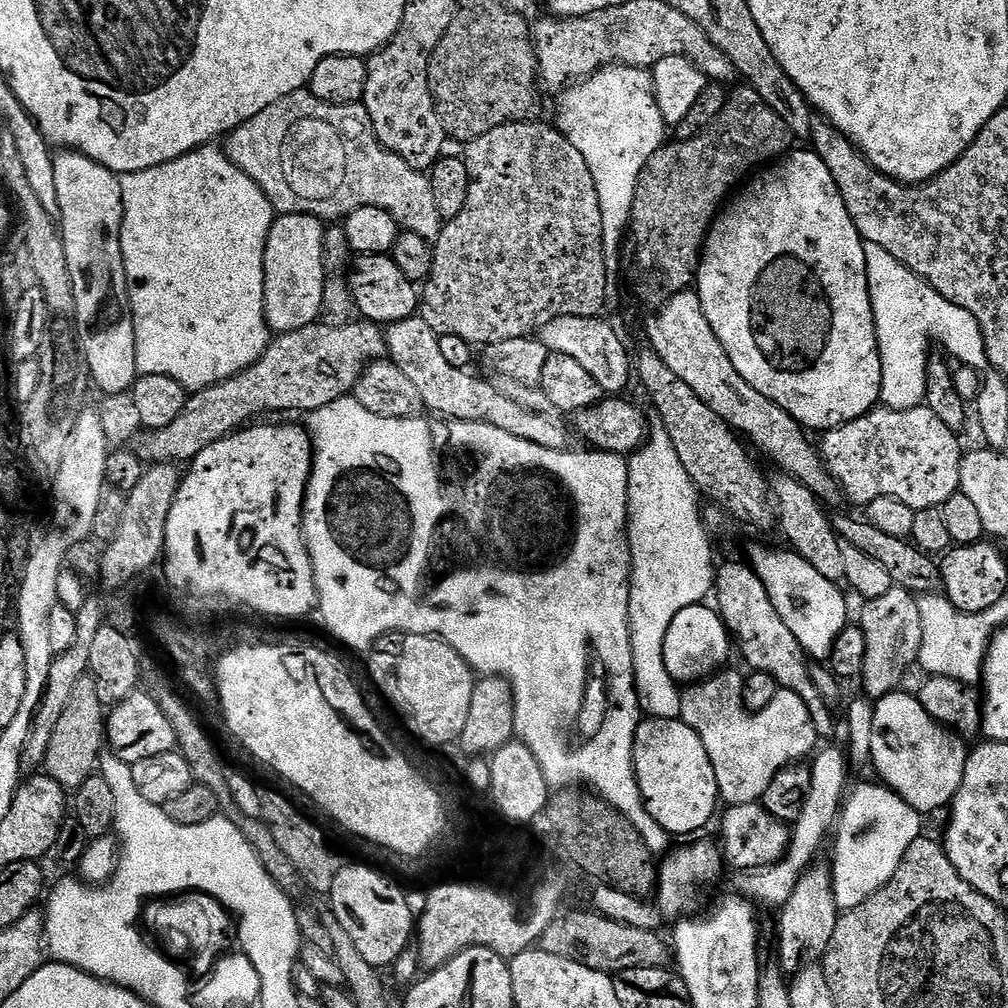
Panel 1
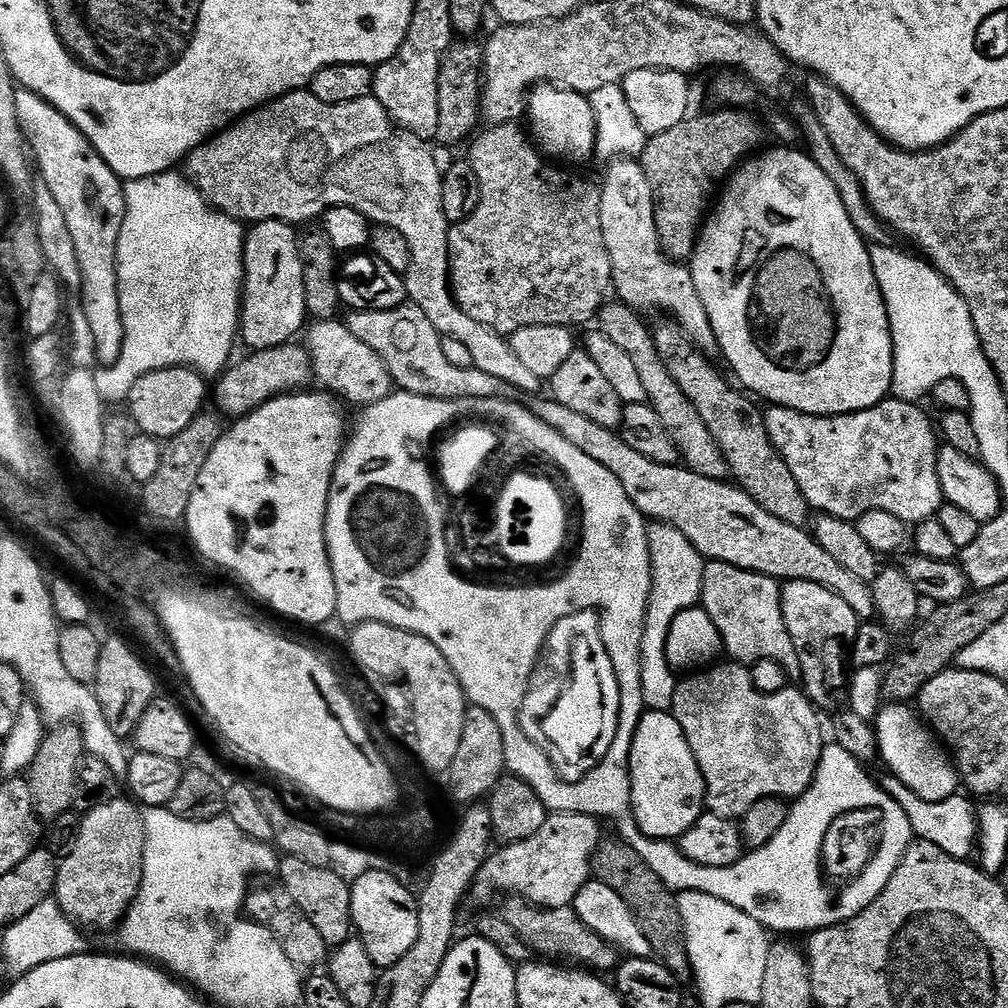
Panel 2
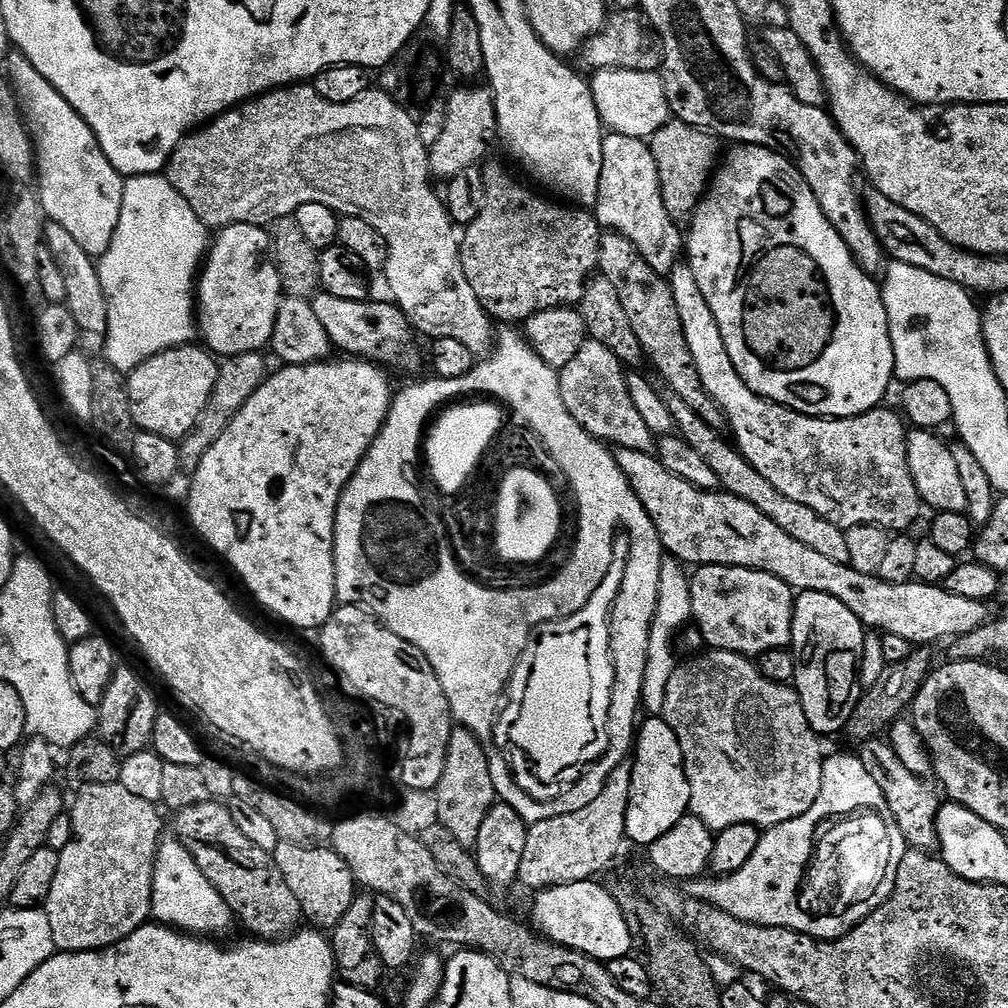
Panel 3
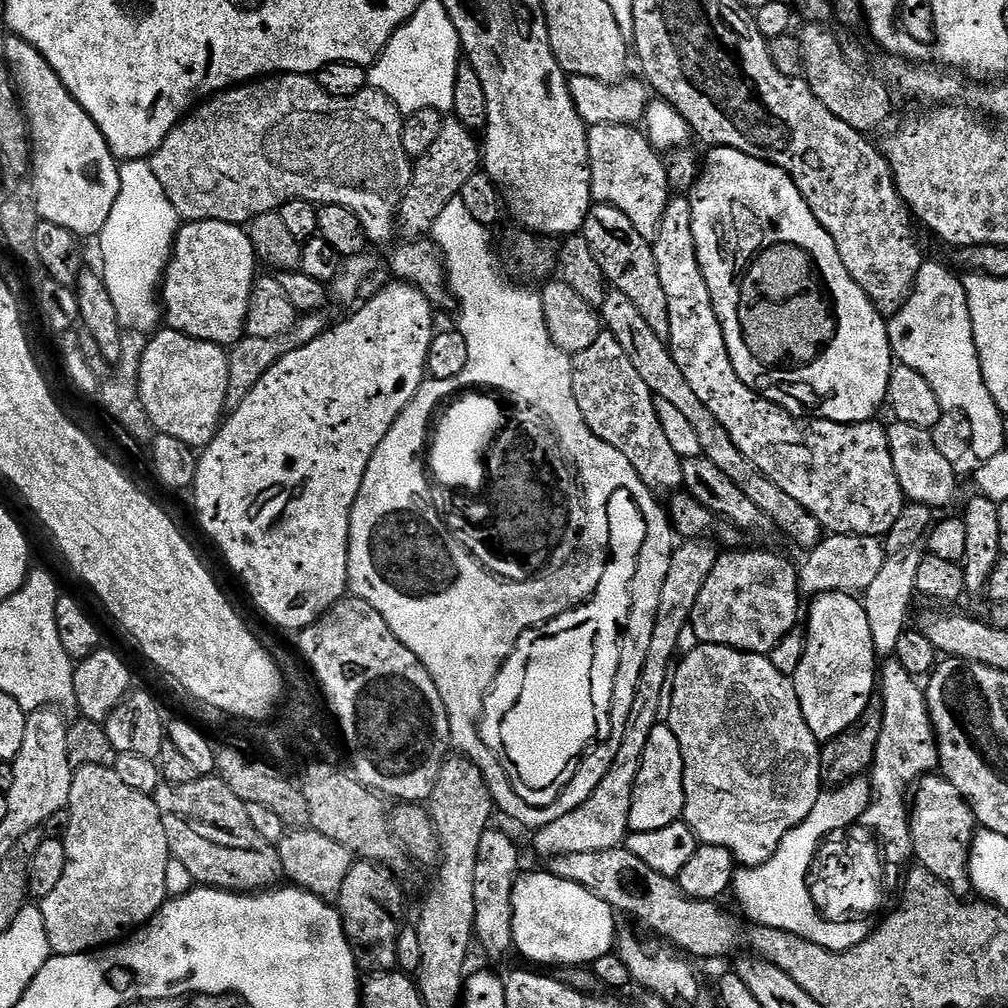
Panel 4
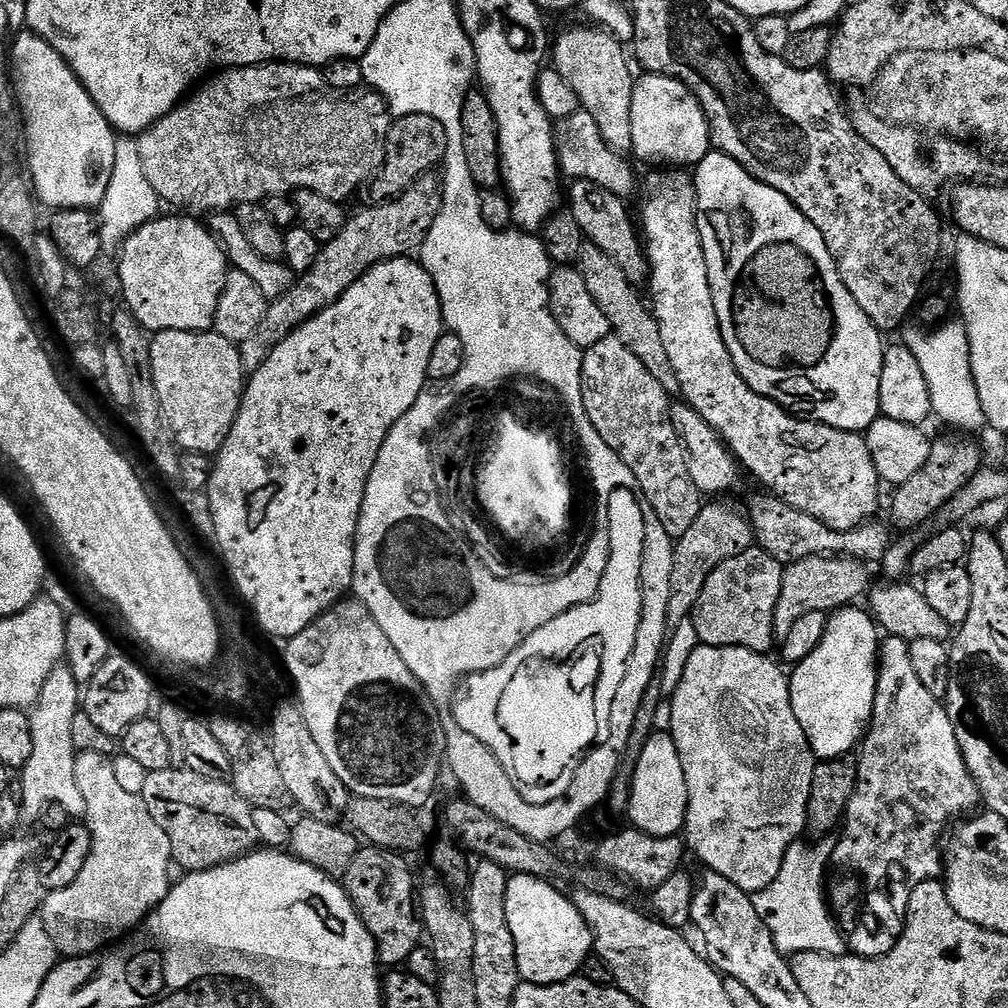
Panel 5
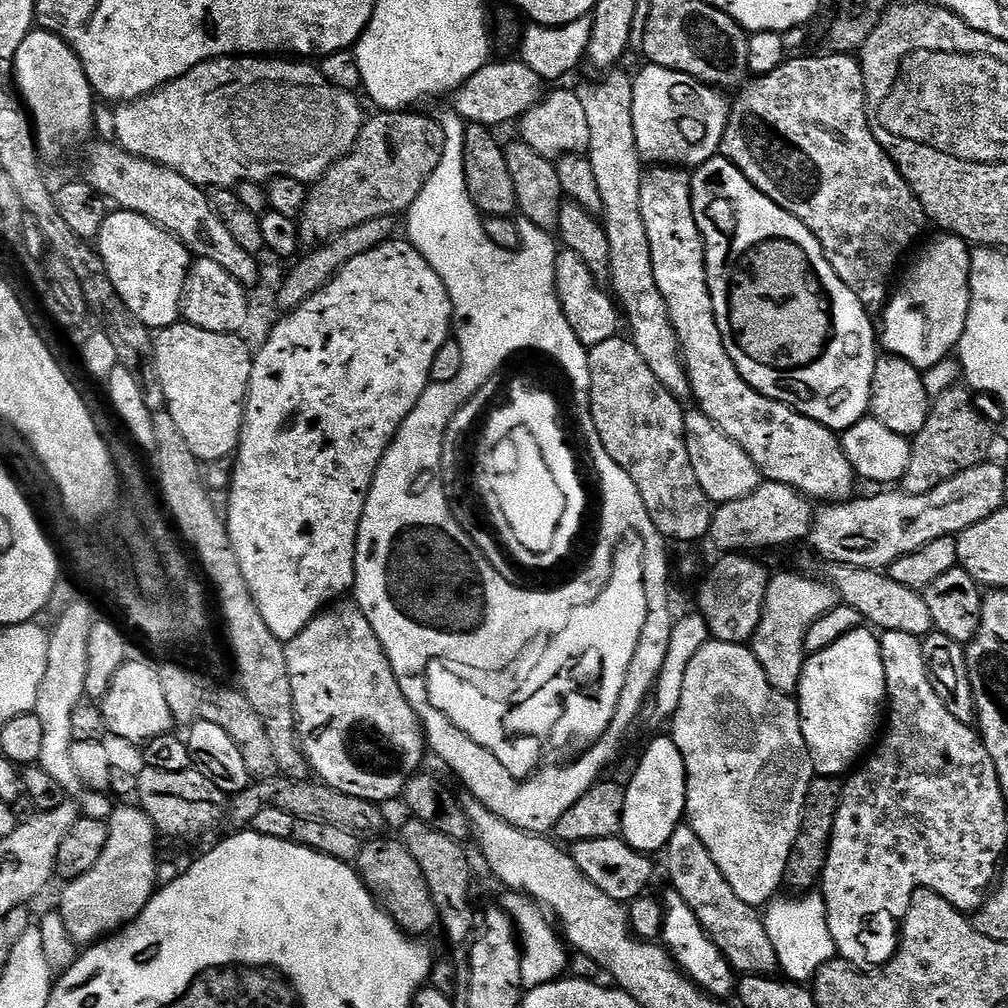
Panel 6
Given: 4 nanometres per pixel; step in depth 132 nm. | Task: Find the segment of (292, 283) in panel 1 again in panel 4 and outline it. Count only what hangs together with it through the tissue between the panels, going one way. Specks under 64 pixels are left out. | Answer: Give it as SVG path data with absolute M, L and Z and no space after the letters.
M193 220L180 225L176 244L168 260L168 269L162 281L162 320L167 327L178 330L190 338L231 346L243 340L248 327L248 311L252 288L258 279L256 251L247 231L239 224Z

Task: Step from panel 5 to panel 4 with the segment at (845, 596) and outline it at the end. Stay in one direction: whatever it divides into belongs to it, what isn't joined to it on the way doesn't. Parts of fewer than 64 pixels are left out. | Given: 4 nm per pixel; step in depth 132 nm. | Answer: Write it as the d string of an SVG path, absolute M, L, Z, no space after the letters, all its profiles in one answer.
M828 534L817 548L807 553L804 565L800 564L799 591L805 597L815 598L824 592L862 594L878 578L886 559L879 536L855 536L854 534Z

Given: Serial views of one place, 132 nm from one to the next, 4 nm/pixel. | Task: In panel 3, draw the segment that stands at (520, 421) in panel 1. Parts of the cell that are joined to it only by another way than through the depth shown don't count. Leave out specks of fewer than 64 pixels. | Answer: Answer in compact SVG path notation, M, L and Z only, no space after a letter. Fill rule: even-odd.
M319 291L312 297L312 309L318 322L330 334L332 345L352 358L363 358L373 362L389 360L400 372L416 372L420 368L420 352L416 349L418 339L411 322L395 302L383 304L380 300L347 300L334 298L334 294ZM616 448L614 455L622 474L626 474L634 494L638 494L638 502L642 502L646 514L650 514L650 522L654 522L654 530L658 530L658 538L665 553L685 566L721 564L765 571L766 574L772 574L782 582L788 583L797 593L817 592L830 594L830 598L838 598L838 602L842 602L842 606L847 606L850 614L854 614L854 618L861 620L865 629L875 630L880 634L898 634L898 638L906 638L906 642L910 642L913 646L936 644L939 640L951 642L957 636L970 634L989 623L989 605L983 600L958 598L958 594L950 594L939 584L919 582L891 584L878 574L875 576L862 574L854 570L851 564L833 562L831 558L817 554L811 546L805 546L795 538L790 538L786 530L770 522L770 518L766 518L762 510L750 506L750 502L723 490L707 492L698 486L690 486L690 482L678 478L678 474L670 474L670 470L666 470L666 466L662 466L660 459L653 453Z

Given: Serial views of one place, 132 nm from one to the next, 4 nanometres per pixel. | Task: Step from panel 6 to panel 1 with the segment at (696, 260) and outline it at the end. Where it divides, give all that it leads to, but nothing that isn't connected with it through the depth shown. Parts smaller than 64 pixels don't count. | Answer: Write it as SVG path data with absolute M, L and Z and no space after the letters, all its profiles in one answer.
M877 406L862 418L854 418L837 428L829 428L821 436L824 437L818 440L818 451L820 457L824 459L828 473L836 480L841 493L847 499L849 496L854 503L860 504L860 506L867 506L870 502L874 502L874 498L885 496L886 498L898 498L898 502L906 502L906 506L910 506L915 512L921 512L927 508L939 508L940 505L946 502L946 498L950 498L955 492L960 491L960 467L964 461L965 453L965 449L963 447L960 448L961 437L954 430L950 430L950 426L945 426L938 419L938 414L934 414L934 410L930 410L927 406L911 408L910 410L894 410L893 408Z

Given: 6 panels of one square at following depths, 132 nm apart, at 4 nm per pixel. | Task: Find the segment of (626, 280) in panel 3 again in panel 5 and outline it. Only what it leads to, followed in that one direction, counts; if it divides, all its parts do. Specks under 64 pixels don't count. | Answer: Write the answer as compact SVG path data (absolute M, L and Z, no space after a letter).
M585 180L573 181L570 185L570 192L567 191L570 198L570 204L568 204L568 210L574 214L574 220L578 223L578 226L585 235L585 239L596 246L599 249L605 250L614 258L616 264L621 267L622 272L626 274L626 278L629 278L632 284L637 286L643 285L649 279L650 269L648 266L647 255L640 239L639 231L634 228L632 218L625 206L627 204L625 199L616 194L612 194L610 190L606 190L605 187L598 186L594 182L586 182Z

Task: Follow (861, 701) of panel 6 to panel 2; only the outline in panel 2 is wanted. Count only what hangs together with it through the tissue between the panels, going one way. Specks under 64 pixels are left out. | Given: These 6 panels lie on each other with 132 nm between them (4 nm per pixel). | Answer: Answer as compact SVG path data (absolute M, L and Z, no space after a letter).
M789 580L781 587L781 610L801 662L803 691L817 709L839 709L846 700L844 660L846 664L862 623L860 617L826 586L801 580Z

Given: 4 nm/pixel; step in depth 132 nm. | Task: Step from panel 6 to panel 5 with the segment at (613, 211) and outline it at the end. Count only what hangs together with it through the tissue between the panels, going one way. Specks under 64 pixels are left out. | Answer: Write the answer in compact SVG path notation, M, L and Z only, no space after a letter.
M587 27L568 28L557 40L555 37L550 48L551 63L580 99L581 109L588 112L594 122L598 122L598 130L602 130L605 142L615 152L631 153L630 102L634 98L634 75L624 57L625 45L603 28Z

